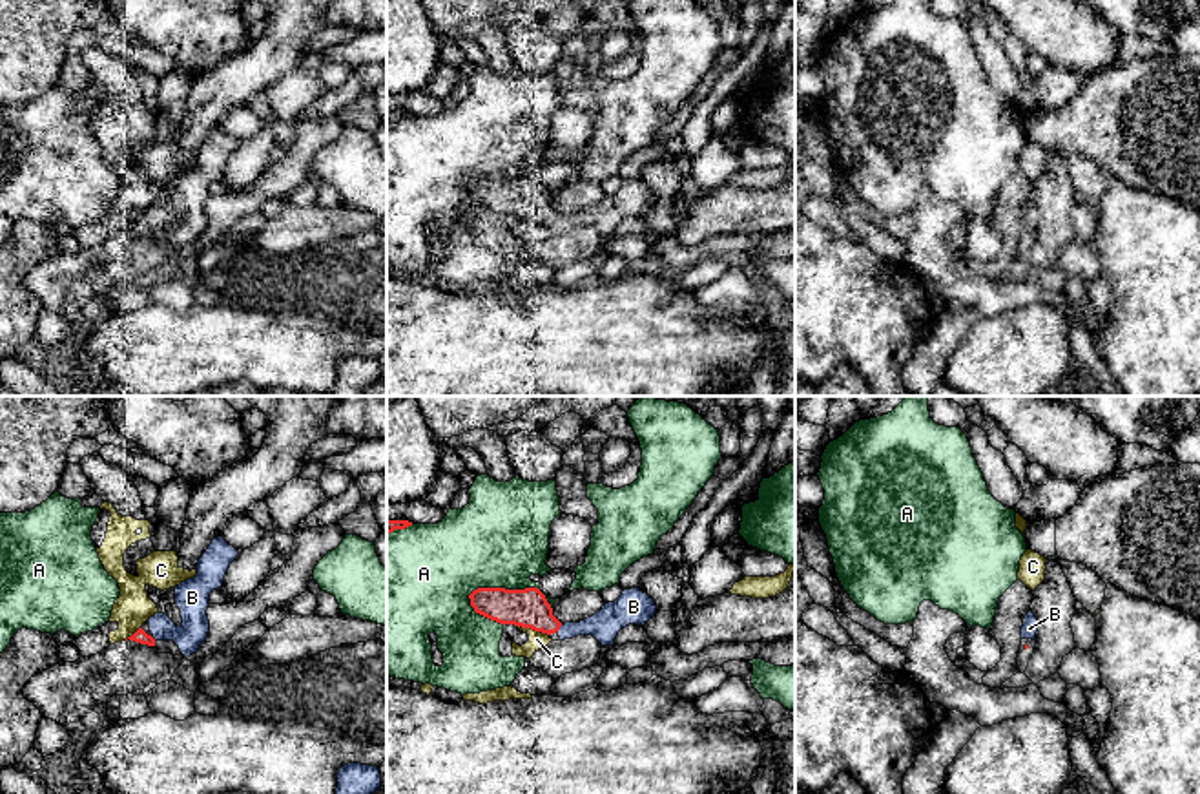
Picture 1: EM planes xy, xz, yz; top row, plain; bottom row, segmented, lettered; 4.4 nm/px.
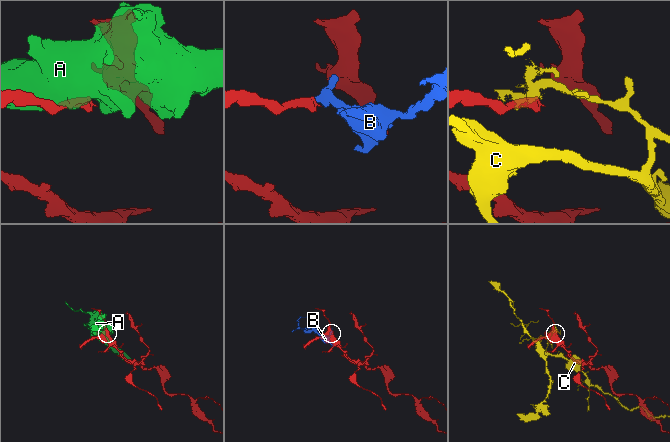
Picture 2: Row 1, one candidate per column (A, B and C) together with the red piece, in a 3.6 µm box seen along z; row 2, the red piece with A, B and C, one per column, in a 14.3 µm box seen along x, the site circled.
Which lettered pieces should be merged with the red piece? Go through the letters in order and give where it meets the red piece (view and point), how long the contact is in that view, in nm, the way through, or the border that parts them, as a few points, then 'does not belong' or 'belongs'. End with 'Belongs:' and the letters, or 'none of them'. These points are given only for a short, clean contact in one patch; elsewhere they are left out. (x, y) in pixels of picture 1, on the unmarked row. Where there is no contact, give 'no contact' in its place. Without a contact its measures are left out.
A: contact xz (513, 181); length 380 nm; does not belong
B: contact xz (558, 219); length 40 nm; belongs
C: contact xz (533, 219); length 140 nm; does not belong
Belongs: B

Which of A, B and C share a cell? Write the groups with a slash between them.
A / B / C

